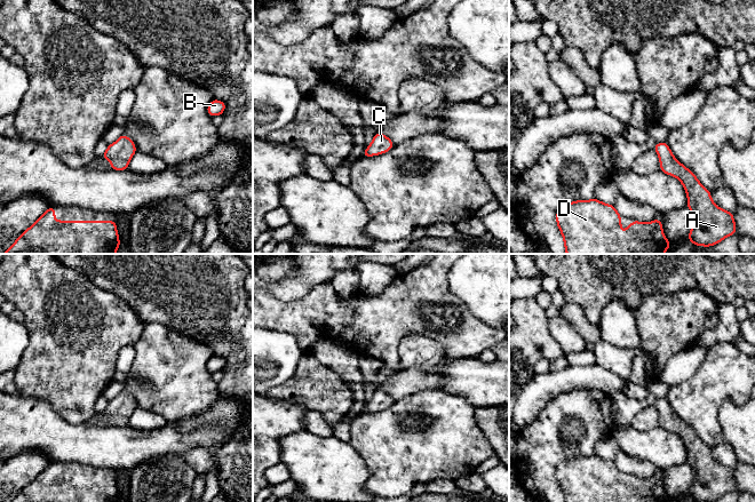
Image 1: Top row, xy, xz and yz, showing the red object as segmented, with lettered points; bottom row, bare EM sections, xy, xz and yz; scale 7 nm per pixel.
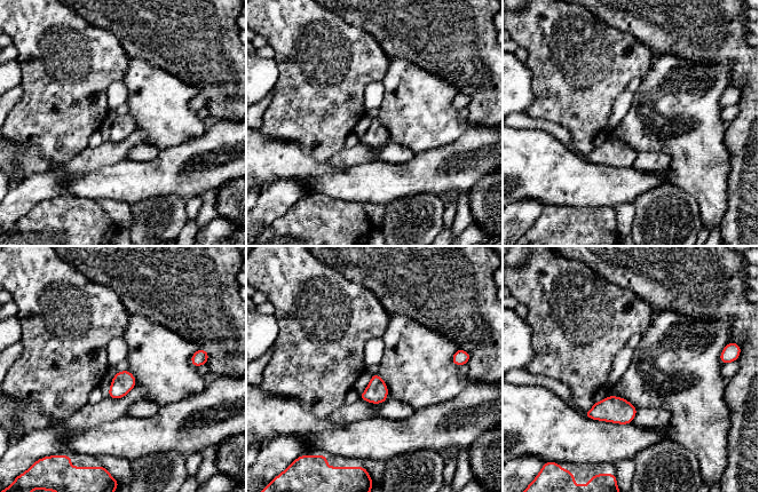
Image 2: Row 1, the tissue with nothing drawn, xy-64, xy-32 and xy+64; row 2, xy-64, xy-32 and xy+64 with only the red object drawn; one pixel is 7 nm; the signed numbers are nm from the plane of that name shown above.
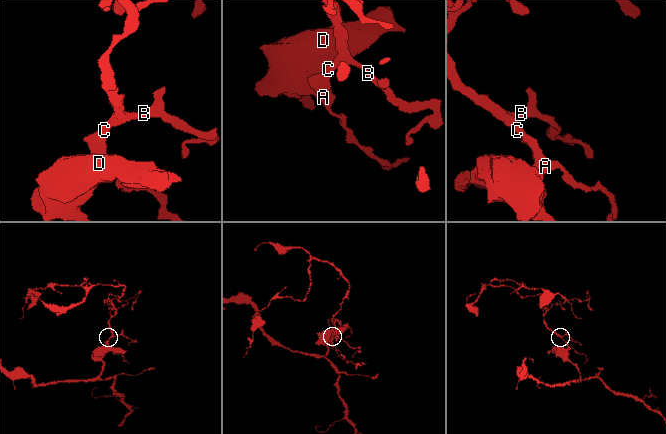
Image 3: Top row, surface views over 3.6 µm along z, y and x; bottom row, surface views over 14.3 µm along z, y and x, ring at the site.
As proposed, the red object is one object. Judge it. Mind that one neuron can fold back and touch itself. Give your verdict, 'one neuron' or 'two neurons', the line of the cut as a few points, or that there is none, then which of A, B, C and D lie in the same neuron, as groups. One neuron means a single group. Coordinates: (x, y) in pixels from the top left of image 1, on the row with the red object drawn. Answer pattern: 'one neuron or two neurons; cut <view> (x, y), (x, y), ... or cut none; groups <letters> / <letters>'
one neuron; cut none; groups A B C D

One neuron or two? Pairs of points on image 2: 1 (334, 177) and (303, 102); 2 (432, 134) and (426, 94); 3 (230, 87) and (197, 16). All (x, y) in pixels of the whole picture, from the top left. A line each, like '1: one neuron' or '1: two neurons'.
1: two neurons
2: one neuron
3: one neuron

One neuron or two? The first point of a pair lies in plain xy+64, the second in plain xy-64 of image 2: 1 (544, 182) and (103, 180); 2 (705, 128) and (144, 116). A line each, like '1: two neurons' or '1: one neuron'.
1: one neuron
2: one neuron

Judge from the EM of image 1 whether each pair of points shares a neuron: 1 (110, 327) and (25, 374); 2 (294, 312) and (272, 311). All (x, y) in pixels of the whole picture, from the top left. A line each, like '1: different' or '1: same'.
1: same
2: same

